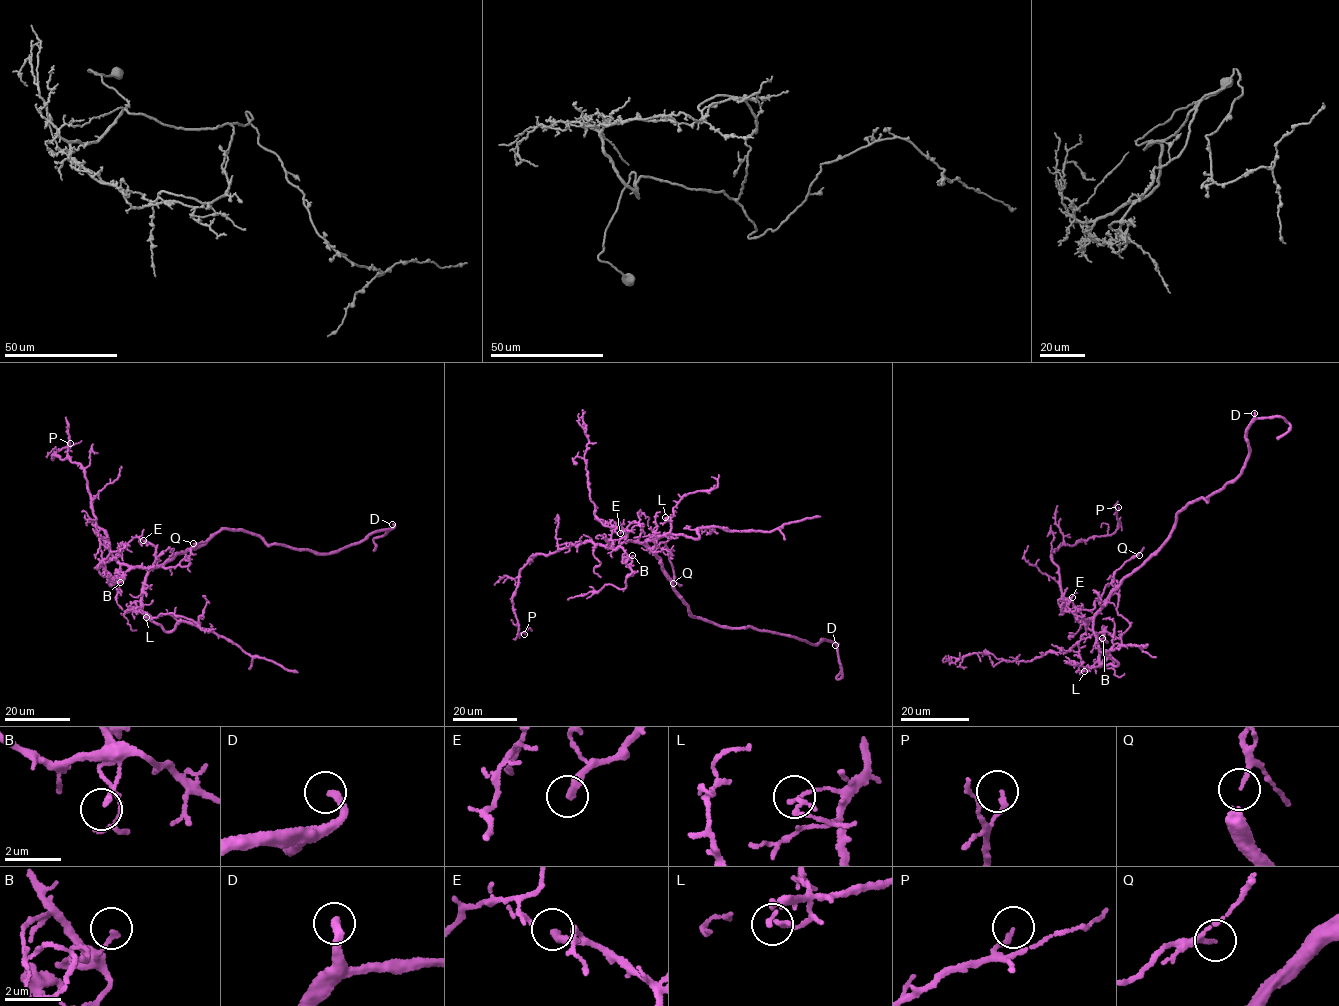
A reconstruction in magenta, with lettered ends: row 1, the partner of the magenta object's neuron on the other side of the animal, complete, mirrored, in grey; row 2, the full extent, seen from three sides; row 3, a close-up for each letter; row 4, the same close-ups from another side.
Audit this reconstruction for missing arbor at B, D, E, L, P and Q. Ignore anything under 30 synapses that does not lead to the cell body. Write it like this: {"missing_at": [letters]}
{"missing_at": ["D", "E"]}

